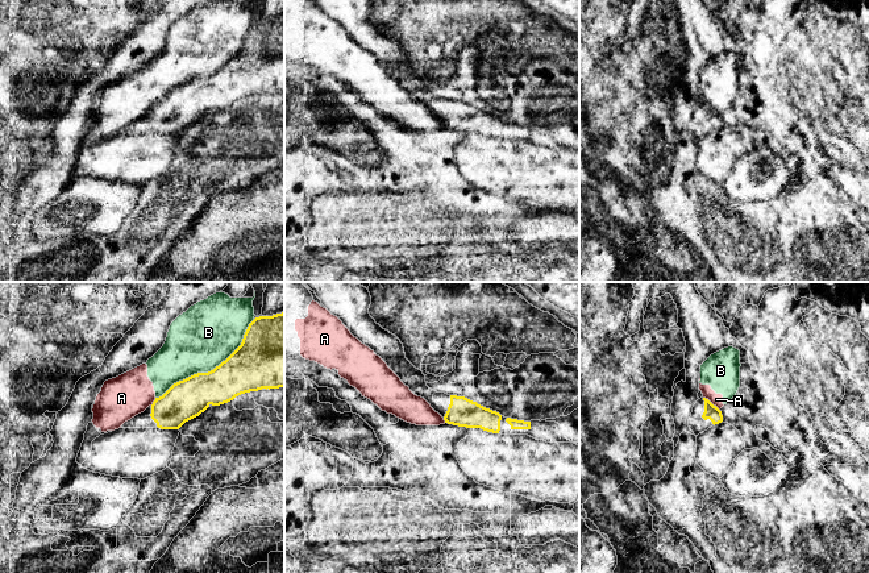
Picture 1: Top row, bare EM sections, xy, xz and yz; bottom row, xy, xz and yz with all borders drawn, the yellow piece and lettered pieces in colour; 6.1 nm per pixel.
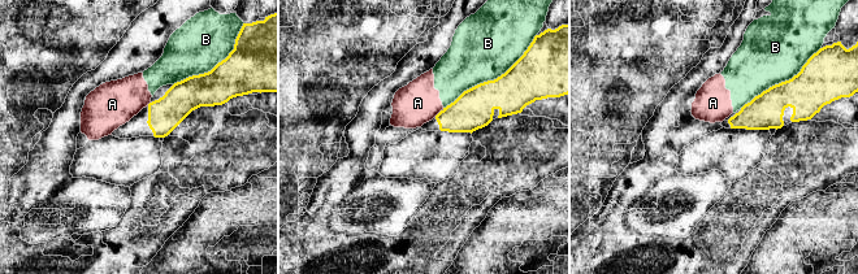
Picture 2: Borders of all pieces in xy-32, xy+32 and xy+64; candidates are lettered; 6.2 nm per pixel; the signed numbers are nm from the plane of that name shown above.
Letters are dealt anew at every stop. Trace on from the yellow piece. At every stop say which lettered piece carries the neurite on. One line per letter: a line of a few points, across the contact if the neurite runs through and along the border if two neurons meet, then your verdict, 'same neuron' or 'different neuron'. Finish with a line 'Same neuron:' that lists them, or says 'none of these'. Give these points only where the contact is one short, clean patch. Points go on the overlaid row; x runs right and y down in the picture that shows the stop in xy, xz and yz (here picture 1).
A: line yz (703, 397), (719, 410); different neuron
B: different neuron
Same neuron: none of these

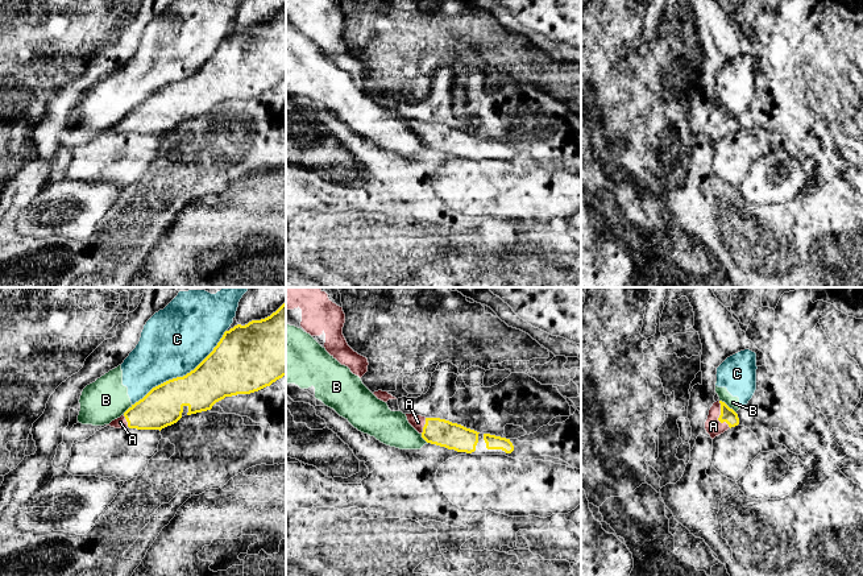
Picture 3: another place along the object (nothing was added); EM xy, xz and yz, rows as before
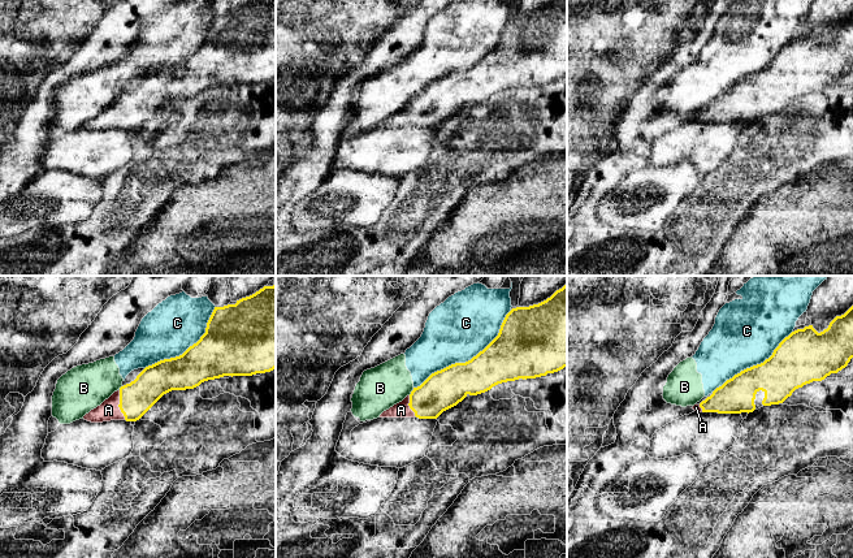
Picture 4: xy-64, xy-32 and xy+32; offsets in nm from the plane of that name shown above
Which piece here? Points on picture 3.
A: line yz (729, 415), (720, 417), (713, 426); same neuron
B: line yz (720, 400), (735, 413); different neuron
C: different neuron
Same neuron: A

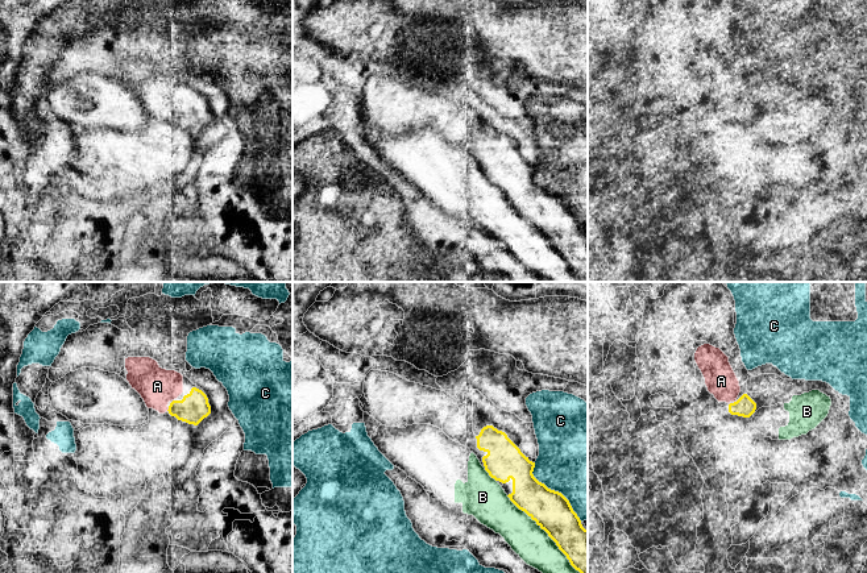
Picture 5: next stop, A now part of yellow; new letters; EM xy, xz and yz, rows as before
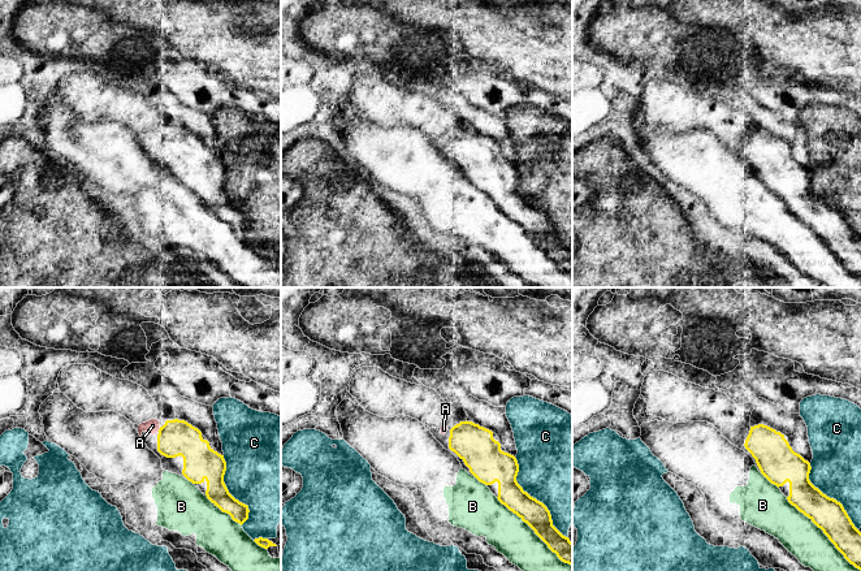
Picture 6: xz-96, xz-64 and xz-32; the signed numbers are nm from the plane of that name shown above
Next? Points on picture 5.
A: same neuron
B: different neuron
C: different neuron
Same neuron: A

